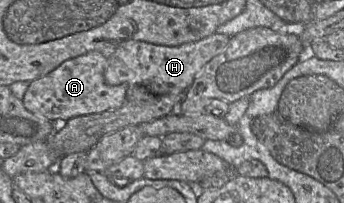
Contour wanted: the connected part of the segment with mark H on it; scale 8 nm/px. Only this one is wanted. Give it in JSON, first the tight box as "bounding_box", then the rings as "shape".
{"bounding_box":[104,33,230,98],"shape":[[[213,33],[201,40],[170,47],[143,41],[129,40],[119,44],[107,60],[104,72],[109,85],[136,85],[143,82],[157,83],[157,98],[165,94],[184,95],[204,65],[222,53],[230,37]]]}

